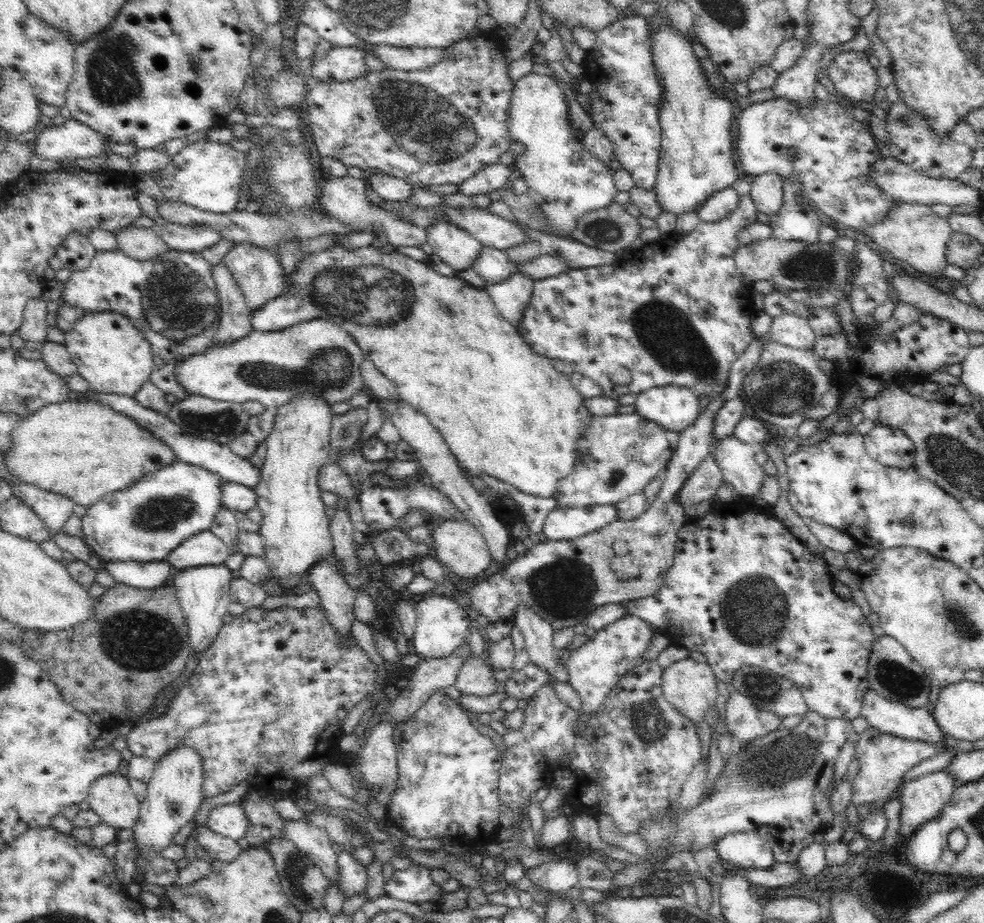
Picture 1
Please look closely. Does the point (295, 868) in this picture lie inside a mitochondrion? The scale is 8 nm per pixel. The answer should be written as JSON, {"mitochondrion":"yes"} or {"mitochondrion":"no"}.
{"mitochondrion":"yes"}

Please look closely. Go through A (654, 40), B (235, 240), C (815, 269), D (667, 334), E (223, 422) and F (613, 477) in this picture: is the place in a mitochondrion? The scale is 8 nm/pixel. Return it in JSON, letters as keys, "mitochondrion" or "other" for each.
{"A":"other","B":"other","C":"mitochondrion","D":"mitochondrion","E":"mitochondrion","F":"mitochondrion"}

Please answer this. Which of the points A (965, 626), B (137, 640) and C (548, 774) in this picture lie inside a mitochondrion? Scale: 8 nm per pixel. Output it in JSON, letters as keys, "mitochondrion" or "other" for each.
{"A":"mitochondrion","B":"mitochondrion","C":"other"}

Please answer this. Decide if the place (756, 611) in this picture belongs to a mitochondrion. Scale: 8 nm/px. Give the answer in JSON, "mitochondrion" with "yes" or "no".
{"mitochondrion":"yes"}

